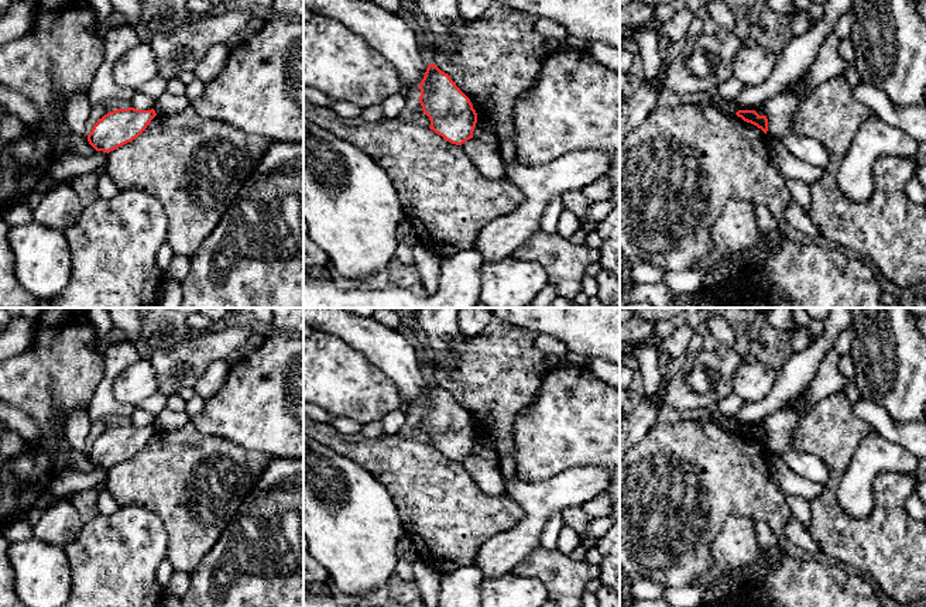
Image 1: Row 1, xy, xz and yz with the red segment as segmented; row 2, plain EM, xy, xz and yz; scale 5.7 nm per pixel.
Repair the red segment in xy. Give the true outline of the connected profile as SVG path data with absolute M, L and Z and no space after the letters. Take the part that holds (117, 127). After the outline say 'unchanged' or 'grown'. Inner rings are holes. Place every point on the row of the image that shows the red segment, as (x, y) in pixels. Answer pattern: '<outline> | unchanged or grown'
M128 107L109 112L93 126L88 134L88 141L96 151L109 154L136 140L155 116L154 109L137 110Z | unchanged

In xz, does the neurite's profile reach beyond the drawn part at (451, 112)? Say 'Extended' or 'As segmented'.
As segmented

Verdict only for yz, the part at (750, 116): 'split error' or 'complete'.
complete

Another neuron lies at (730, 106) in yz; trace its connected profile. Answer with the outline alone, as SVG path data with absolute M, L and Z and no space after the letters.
M718 93L716 96L717 96L717 100L716 100L714 107L717 107L718 110L724 113L730 113L730 114L735 114L738 112L738 106L735 100L724 99Z

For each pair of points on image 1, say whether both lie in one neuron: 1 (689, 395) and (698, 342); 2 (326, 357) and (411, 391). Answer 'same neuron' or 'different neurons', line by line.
1: different neurons
2: different neurons

